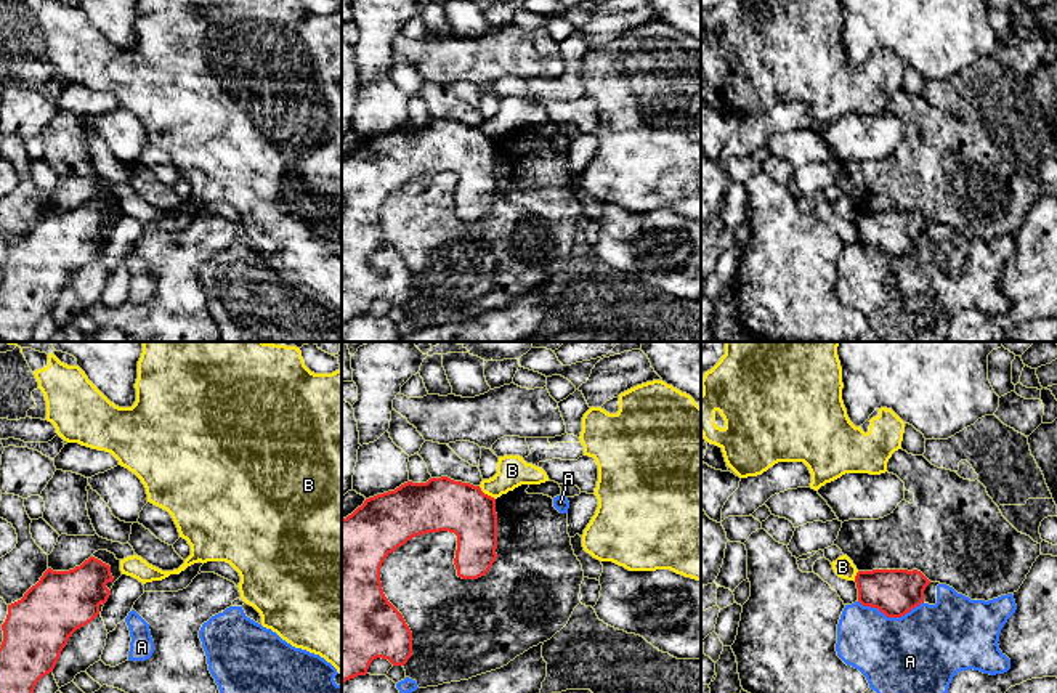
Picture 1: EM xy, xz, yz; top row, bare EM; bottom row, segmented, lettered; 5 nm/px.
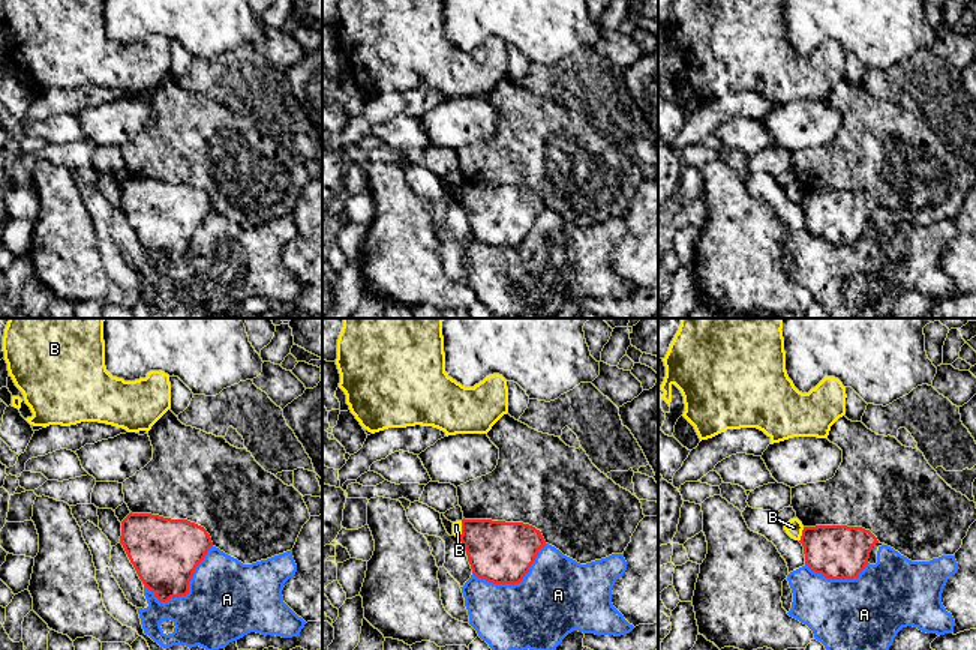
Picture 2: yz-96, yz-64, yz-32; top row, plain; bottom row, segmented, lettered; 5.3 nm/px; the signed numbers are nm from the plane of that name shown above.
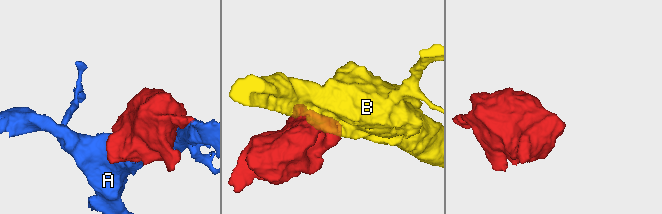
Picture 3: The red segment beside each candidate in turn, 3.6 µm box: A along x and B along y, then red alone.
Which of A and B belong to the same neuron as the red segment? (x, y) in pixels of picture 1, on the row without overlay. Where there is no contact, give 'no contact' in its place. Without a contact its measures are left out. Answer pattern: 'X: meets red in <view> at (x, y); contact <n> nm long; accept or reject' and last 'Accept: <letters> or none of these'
A: meets red in yz at (890, 257); contact 320 nm long; reject
B: meets red in xz at (486, 135); contact 110 nm long; reject
Accept: none of these

